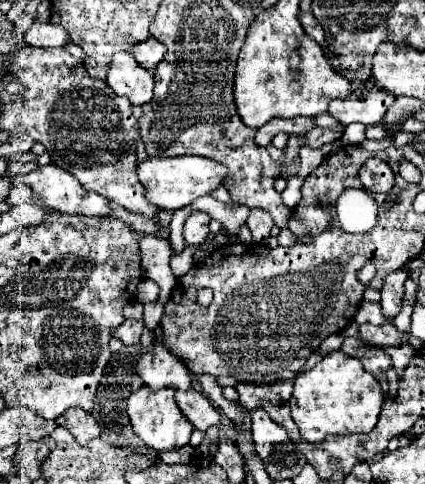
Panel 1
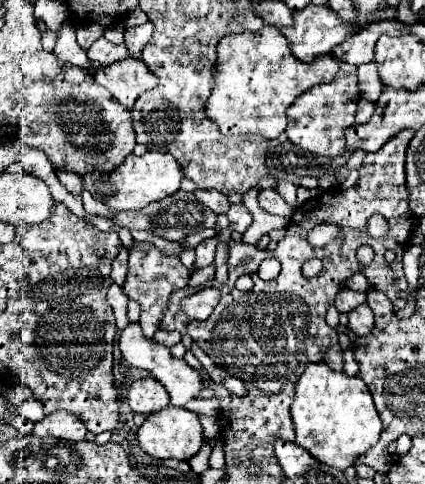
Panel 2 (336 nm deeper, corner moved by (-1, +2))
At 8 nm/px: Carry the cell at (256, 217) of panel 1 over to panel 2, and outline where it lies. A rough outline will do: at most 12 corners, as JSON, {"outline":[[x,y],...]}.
{"outline":[[273,189],[259,191],[259,205],[273,215],[291,217],[293,207]]}

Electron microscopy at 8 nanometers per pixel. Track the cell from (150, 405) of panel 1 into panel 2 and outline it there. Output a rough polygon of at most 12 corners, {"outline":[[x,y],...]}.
{"outline":[[169,405],[139,427],[141,449],[187,461],[203,441],[199,417]]}

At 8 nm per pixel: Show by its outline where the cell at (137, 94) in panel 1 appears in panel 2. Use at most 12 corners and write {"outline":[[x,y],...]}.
{"outline":[[141,59],[95,71],[95,81],[131,109],[157,77]]}

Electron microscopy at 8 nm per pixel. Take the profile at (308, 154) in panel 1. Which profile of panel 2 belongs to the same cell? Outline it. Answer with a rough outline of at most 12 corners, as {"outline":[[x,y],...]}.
{"outline":[[341,63],[287,109],[287,139],[343,155],[357,109],[357,67]]}

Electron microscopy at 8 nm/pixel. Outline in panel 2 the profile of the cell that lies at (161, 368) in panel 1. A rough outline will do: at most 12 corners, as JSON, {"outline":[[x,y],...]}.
{"outline":[[151,375],[131,383],[127,401],[145,415],[169,405],[167,391]]}

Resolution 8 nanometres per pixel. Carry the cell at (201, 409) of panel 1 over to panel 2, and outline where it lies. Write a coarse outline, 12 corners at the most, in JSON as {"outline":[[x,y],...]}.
{"outline":[[137,323],[121,331],[129,365],[163,383],[183,407],[203,389],[199,373],[167,347],[145,339]]}

